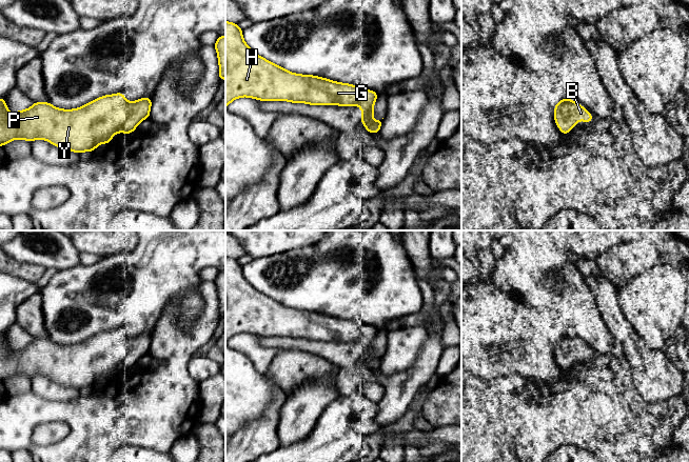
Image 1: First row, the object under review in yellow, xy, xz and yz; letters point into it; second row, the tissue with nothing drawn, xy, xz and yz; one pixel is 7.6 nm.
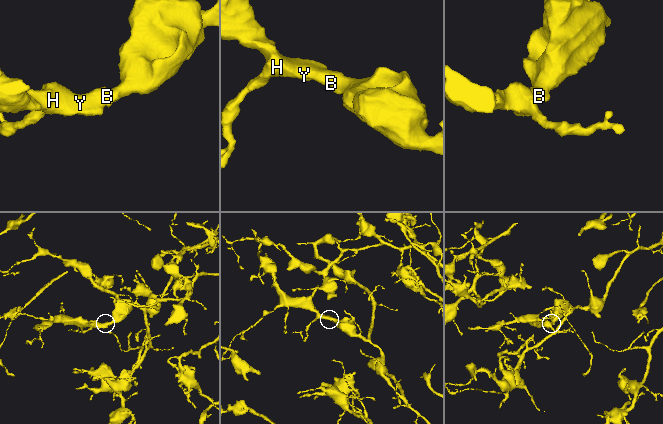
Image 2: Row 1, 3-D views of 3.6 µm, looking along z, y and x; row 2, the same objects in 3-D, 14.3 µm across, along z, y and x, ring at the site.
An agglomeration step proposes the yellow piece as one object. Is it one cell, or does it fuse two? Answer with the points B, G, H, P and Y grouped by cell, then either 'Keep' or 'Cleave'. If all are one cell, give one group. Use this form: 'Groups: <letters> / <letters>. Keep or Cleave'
Groups: B G H P Y. Keep

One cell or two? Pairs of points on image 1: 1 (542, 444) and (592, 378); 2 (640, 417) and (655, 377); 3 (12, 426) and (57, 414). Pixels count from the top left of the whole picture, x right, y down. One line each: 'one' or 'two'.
1: two
2: two
3: one

